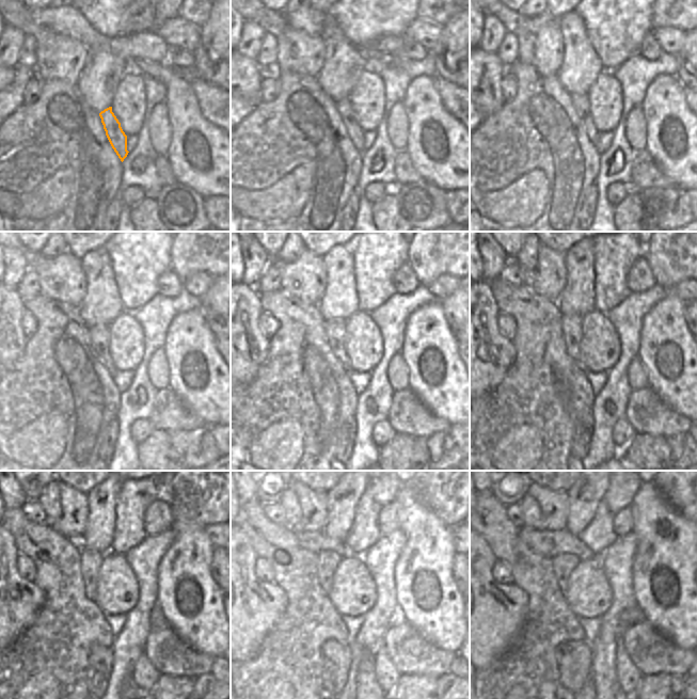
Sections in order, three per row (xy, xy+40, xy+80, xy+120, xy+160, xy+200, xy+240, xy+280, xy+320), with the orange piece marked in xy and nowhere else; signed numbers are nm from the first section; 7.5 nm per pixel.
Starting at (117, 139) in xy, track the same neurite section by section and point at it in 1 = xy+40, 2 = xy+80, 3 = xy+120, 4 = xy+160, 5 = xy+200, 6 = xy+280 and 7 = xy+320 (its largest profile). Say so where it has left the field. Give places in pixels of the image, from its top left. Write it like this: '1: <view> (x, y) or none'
1: xy+40 (355, 133)
2: xy+80 (581, 102)
3: xy+120 (99, 335)
4: xy+160 (335, 328)
5: xy+200 (571, 324)
6: xy+280 (328, 561)
7: xy+320 (564, 564)

